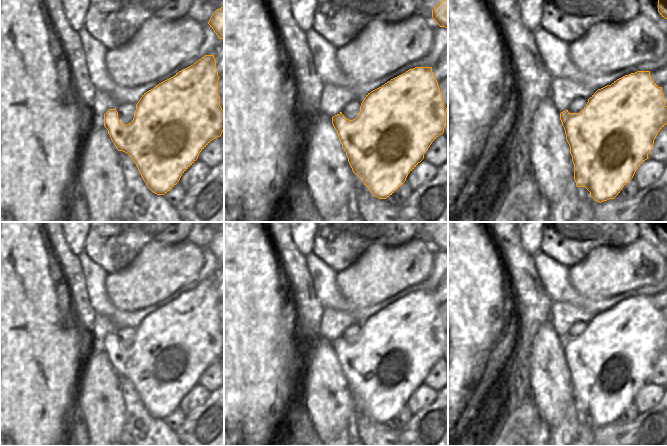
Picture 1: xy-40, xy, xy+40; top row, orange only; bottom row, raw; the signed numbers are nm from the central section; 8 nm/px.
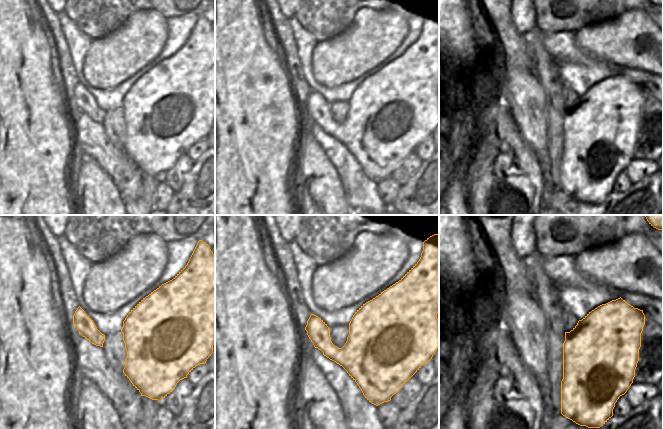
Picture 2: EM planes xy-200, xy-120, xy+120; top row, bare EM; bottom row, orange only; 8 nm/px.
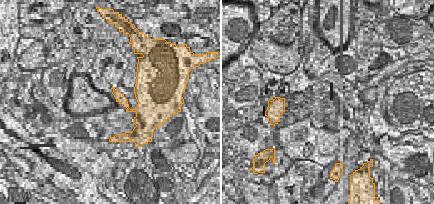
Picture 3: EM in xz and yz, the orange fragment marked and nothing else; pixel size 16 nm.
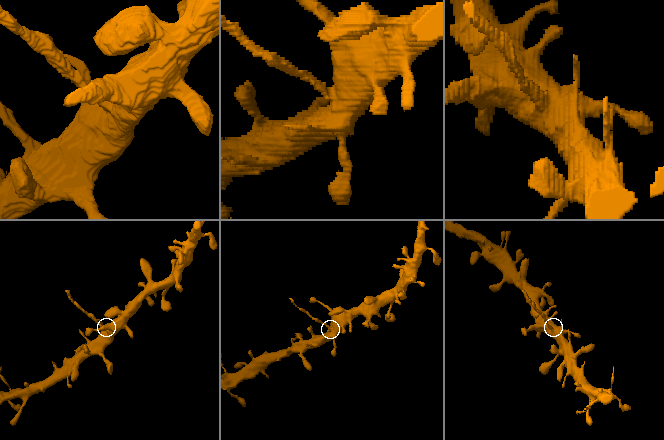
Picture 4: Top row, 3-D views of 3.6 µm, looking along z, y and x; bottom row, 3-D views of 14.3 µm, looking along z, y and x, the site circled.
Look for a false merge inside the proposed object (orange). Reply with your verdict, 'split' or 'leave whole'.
split

